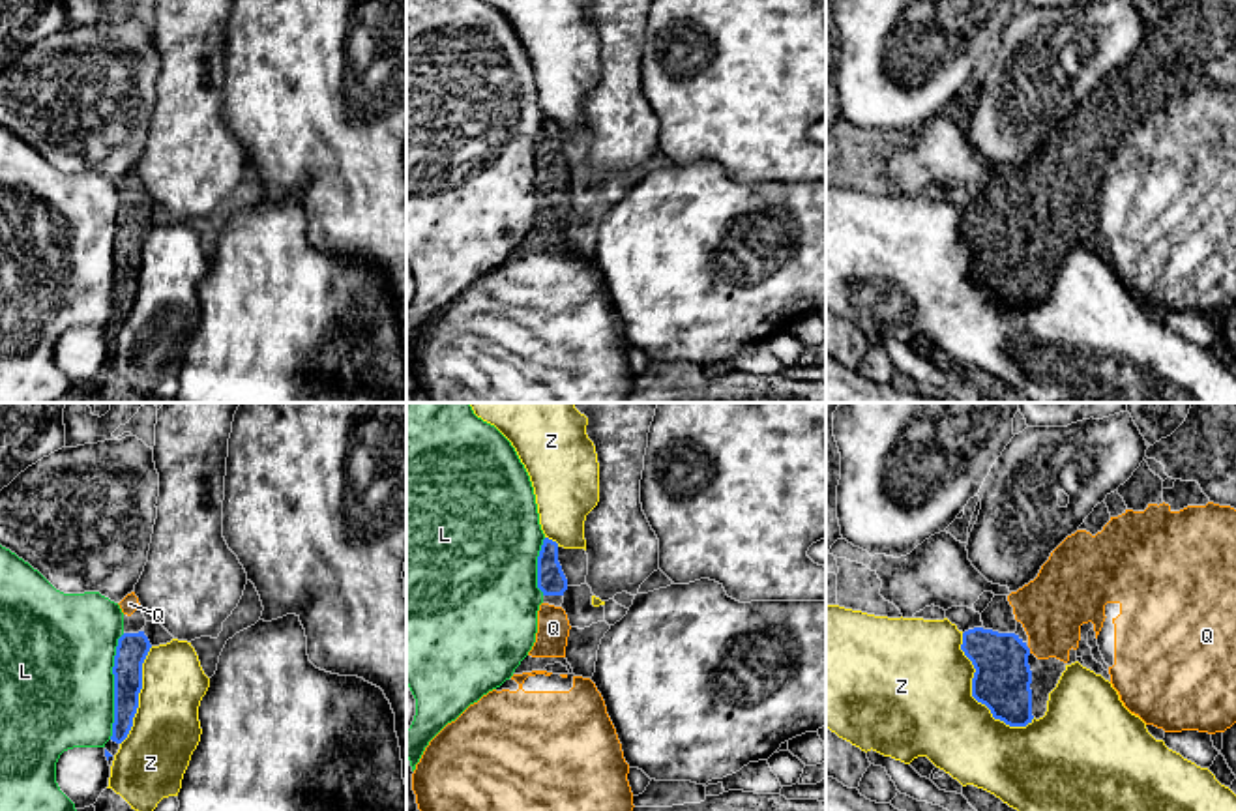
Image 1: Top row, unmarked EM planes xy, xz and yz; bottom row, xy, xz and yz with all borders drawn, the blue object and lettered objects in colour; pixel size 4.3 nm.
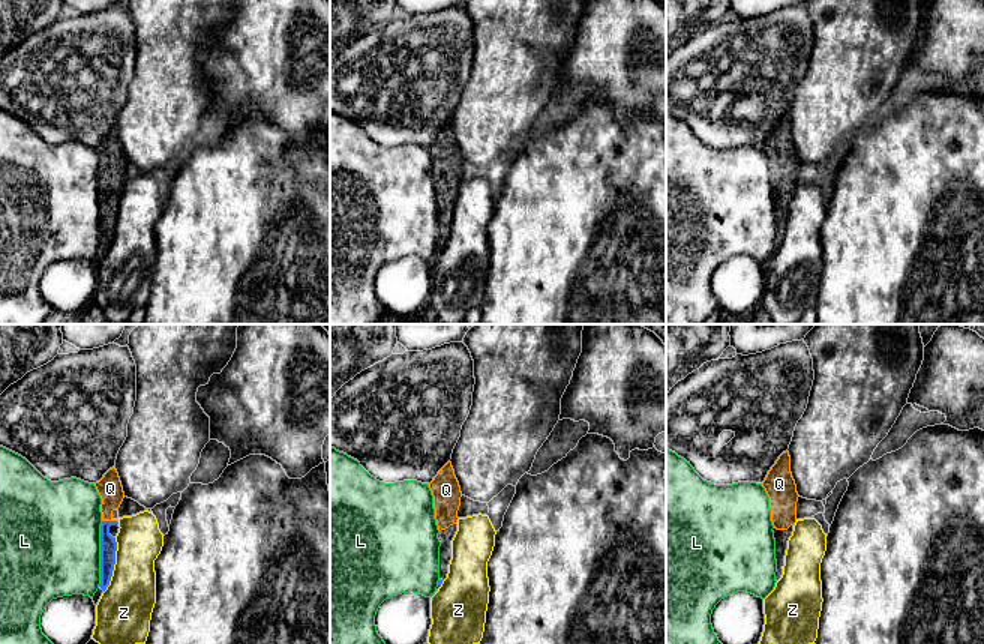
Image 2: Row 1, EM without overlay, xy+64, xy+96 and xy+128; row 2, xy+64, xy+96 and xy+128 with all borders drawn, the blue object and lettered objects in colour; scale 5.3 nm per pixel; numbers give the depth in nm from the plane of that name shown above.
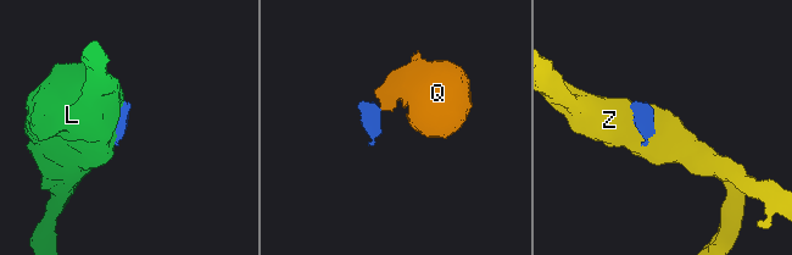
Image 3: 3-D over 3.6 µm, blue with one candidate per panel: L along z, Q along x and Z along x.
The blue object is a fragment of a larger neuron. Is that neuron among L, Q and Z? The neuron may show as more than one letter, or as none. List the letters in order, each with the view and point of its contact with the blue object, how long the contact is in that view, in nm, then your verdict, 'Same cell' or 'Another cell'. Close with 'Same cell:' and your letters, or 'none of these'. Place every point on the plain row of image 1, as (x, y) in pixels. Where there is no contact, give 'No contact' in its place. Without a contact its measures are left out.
L: Touches blue at xy (115, 266). Shared border 460 nm. Another cell
Q: Touches blue at yz (1029, 231). Shared border 40 nm. Same cell
Z: Touches blue at yz (972, 276). Shared border 500 nm. Another cell
Same cell: Q

